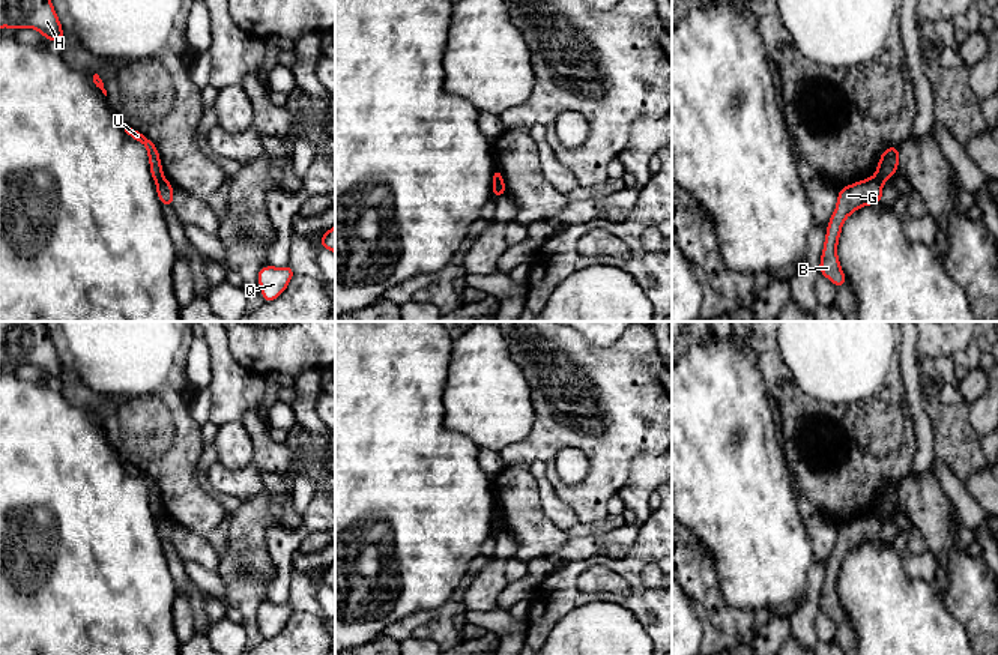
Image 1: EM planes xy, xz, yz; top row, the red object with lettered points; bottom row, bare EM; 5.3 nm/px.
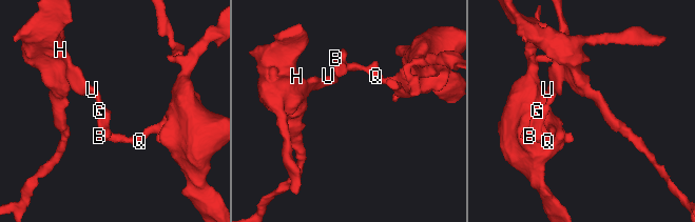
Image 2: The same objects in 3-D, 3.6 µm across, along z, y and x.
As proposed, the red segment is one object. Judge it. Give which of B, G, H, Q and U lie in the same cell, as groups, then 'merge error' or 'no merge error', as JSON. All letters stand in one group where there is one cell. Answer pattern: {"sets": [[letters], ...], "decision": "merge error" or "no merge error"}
{"sets": [["B", "G", "Q"], ["H", "U"]], "decision": "merge error"}

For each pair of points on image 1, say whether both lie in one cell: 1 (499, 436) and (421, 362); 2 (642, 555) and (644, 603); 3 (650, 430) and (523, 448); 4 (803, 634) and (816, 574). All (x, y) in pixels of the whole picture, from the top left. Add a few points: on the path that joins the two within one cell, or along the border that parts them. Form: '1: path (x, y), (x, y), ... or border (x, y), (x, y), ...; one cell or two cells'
1: border (451, 350), (447, 383), (442, 394), (442, 419); two cells
2: path (635, 567), (638, 591); one cell
3: path (618, 430), (609, 430), (603, 436), (555, 436); one cell
4: path (803, 619), (810, 607), (813, 589); one cell

